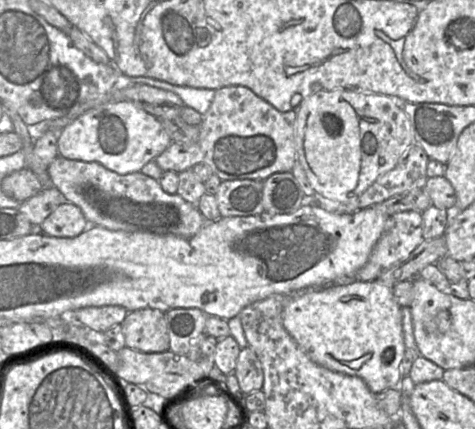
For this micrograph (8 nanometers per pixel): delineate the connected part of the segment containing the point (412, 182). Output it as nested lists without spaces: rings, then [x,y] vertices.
[[[414,144],[392,170],[377,178],[366,191],[350,204],[344,205],[339,202],[328,200],[318,196],[316,193],[313,198],[309,198],[307,201],[311,201],[327,212],[333,212],[334,214],[352,214],[358,210],[382,203],[393,196],[413,190],[423,190],[428,179],[426,174],[428,161],[429,157],[423,148]]]

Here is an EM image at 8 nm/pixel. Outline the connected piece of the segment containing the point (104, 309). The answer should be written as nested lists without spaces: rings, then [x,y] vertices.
[[[121,306],[84,307],[73,312],[80,324],[103,333],[110,327],[123,322],[128,311]]]

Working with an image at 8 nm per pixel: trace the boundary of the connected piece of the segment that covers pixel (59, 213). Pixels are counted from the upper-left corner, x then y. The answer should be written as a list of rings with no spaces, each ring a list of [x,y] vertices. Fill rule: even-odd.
[[[64,201],[40,224],[42,233],[52,237],[76,237],[84,232],[86,218],[75,204]]]

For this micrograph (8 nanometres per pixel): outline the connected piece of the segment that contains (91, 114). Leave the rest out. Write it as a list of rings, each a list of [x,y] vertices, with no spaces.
[[[112,100],[89,109],[61,129],[57,138],[58,155],[97,162],[120,175],[140,171],[171,143],[171,137],[158,118],[127,100]]]

